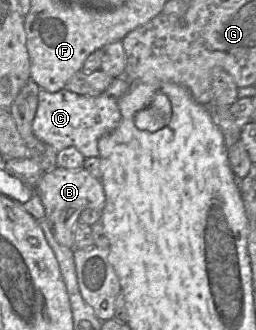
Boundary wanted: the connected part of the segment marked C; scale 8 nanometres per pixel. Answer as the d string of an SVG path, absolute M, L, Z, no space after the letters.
M120 75L113 78L106 91L96 97L79 95L66 89L55 93L41 89L32 124L33 134L40 141L52 146L56 153L74 147L85 158L98 157L99 139L113 131L121 121L118 99L135 83L138 82L132 82L126 76Z

